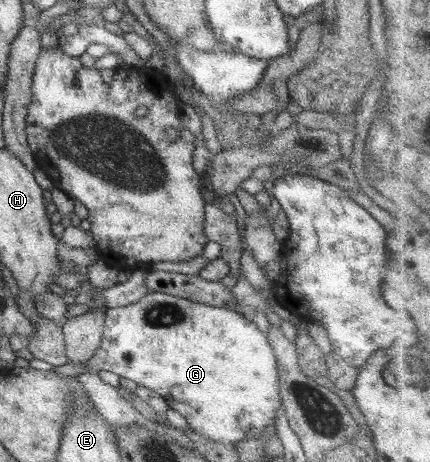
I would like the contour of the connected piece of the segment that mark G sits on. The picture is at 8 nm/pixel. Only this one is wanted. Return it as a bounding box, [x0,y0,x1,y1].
[85,291,281,445]

